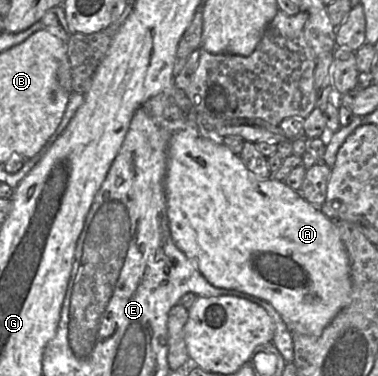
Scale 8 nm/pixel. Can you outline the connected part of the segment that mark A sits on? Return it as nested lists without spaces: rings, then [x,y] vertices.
[[[184,129],[175,132],[169,140],[167,169],[165,176],[167,216],[170,232],[176,246],[197,266],[204,278],[214,287],[239,291],[270,303],[280,314],[290,332],[319,336],[334,317],[351,300],[350,260],[341,240],[338,226],[319,207],[309,203],[302,195],[285,182],[275,178],[258,177],[250,171],[240,158],[222,140],[200,135],[196,130]]]

